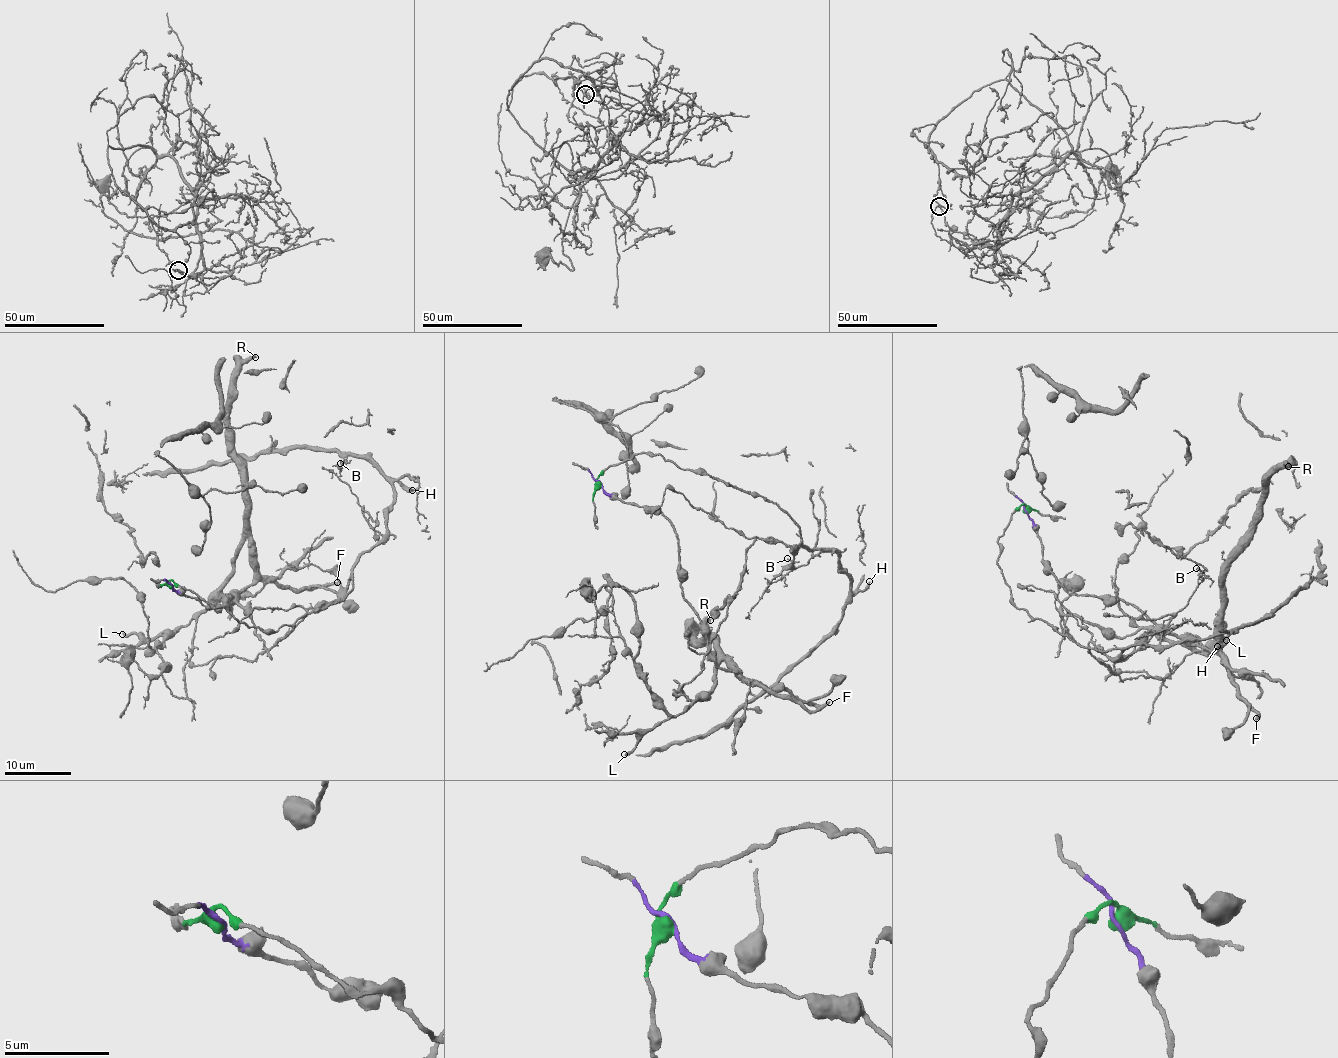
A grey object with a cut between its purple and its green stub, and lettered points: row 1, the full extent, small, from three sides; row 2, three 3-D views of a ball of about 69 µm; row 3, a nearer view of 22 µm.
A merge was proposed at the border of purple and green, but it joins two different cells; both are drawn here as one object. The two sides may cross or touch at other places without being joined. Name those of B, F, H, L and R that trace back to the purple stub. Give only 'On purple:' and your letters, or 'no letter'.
On purple: F, L, R

